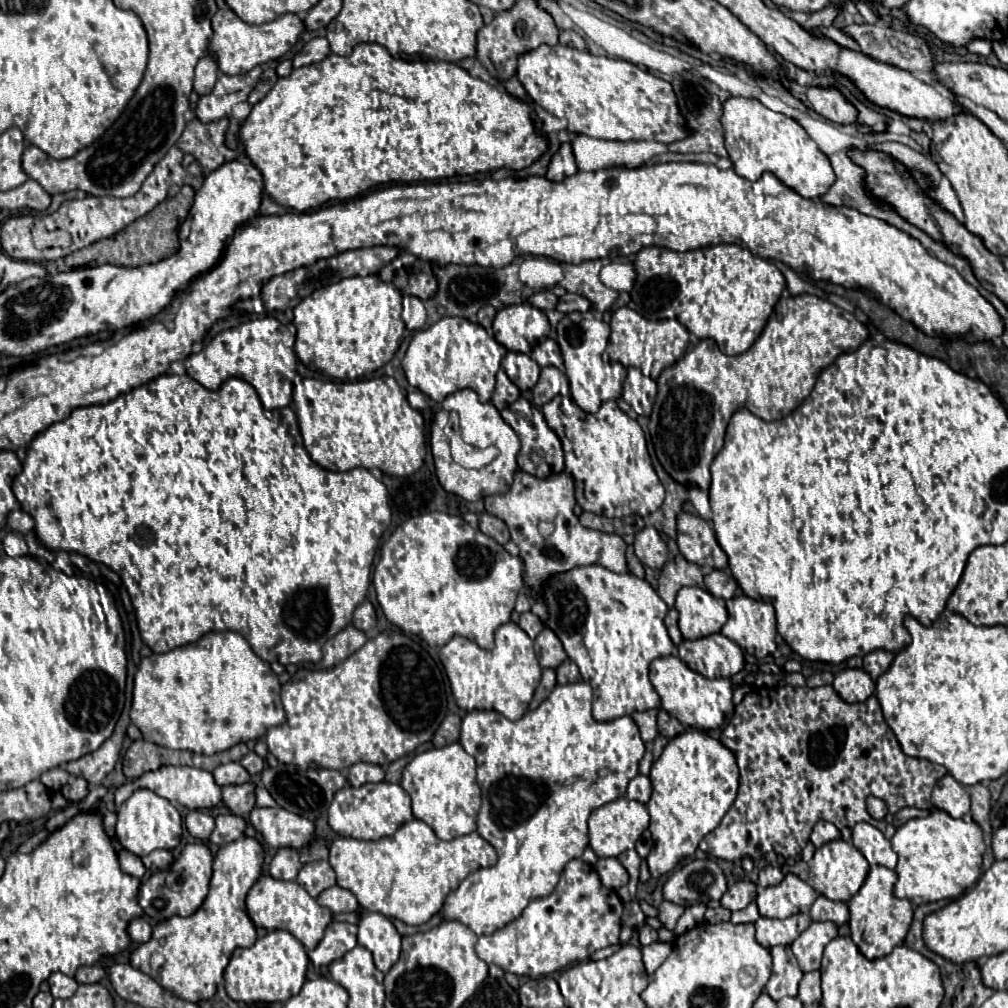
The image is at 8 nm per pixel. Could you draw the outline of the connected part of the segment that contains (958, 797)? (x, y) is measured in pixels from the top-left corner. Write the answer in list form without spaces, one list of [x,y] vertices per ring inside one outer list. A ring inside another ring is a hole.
[[[944,775],[934,791],[932,791],[932,803],[946,811],[950,817],[964,817],[970,813],[970,795],[966,793],[966,787],[958,783],[952,775]]]

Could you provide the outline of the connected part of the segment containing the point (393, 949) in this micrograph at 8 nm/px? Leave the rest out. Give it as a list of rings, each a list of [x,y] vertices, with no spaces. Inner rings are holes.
[[[364,913],[358,923],[358,943],[374,955],[376,967],[386,973],[400,957],[400,935],[382,913]]]

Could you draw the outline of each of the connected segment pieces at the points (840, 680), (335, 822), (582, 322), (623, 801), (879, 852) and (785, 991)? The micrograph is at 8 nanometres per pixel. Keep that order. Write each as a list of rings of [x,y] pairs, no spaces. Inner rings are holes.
[[[844,669],[834,679],[834,689],[846,703],[866,701],[874,693],[874,681],[864,669]]]
[[[388,781],[380,783],[366,783],[361,787],[346,785],[342,791],[334,795],[334,801],[328,809],[328,825],[344,837],[354,837],[354,839],[382,839],[394,835],[404,823],[412,821],[412,809],[410,809],[410,797],[406,791]]]
[[[576,311],[576,313],[566,313],[566,317],[558,323],[556,333],[558,333],[556,341],[560,345],[564,365],[566,365],[566,377],[570,381],[570,393],[572,399],[578,403],[578,407],[588,413],[594,413],[604,401],[620,398],[626,369],[621,364],[604,362],[602,359],[602,353],[609,343],[610,325],[604,323],[592,311],[588,313]]]
[[[620,797],[612,803],[602,805],[596,809],[588,819],[588,835],[590,835],[590,847],[598,857],[618,857],[622,851],[634,849],[638,837],[644,829],[648,829],[650,815],[644,803]]]
[[[858,823],[852,829],[852,843],[870,865],[884,865],[888,869],[896,867],[896,853],[890,841],[874,825]]]
[[[772,947],[770,953],[774,957],[774,969],[770,981],[766,983],[766,993],[774,1001],[780,1001],[782,997],[796,997],[798,983],[804,973],[794,959],[790,947]]]

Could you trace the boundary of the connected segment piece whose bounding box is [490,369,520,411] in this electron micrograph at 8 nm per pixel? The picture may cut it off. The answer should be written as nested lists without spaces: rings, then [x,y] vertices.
[[[500,369],[498,371],[498,375],[496,375],[496,389],[494,389],[494,393],[492,393],[492,405],[498,409],[498,411],[502,411],[504,407],[508,407],[510,403],[514,403],[516,399],[520,397],[520,391],[518,391],[518,387],[506,377],[506,373]]]

